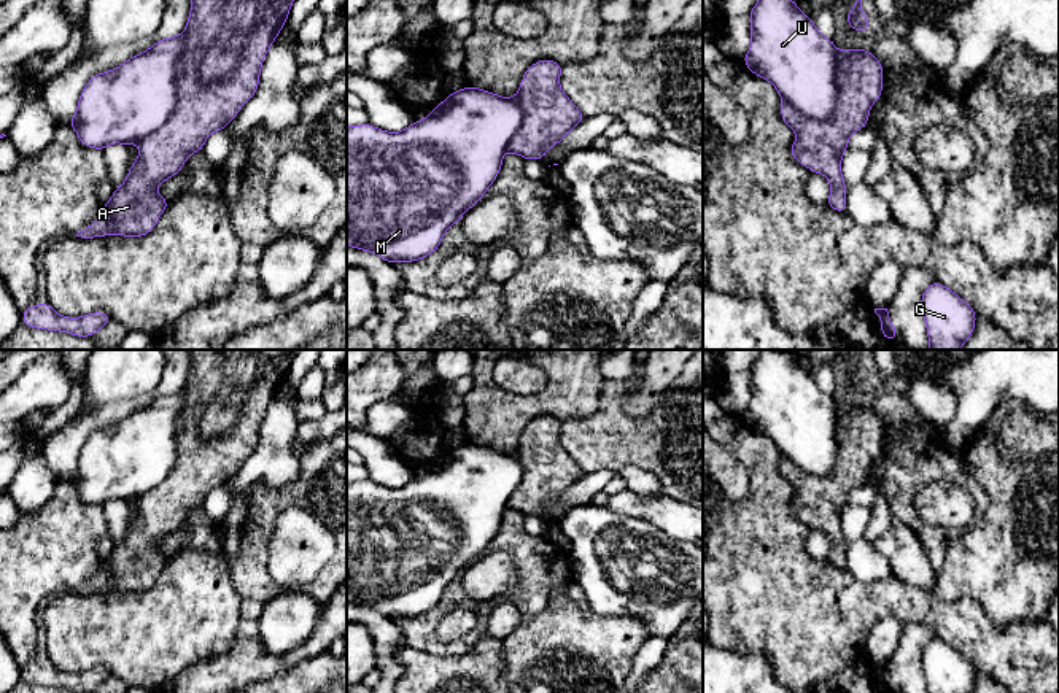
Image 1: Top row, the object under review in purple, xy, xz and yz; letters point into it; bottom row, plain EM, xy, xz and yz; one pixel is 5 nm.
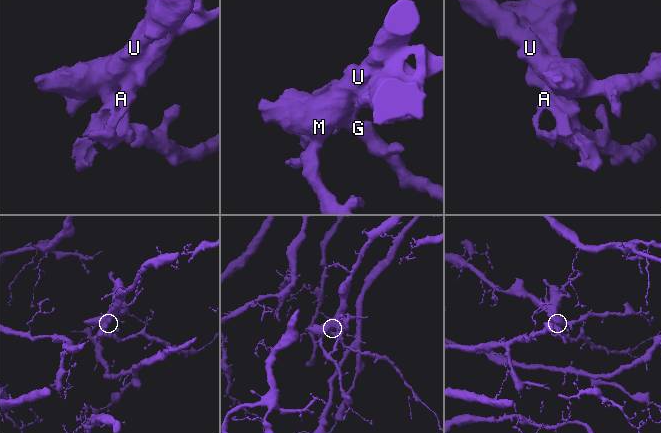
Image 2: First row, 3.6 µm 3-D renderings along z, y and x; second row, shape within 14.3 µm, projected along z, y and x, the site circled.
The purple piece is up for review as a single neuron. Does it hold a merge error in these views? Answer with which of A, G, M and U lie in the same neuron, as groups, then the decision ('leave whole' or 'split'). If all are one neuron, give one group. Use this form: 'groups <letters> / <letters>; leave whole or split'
groups A / G M U; split

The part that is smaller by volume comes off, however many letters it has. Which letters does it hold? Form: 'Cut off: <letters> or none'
Cut off: A

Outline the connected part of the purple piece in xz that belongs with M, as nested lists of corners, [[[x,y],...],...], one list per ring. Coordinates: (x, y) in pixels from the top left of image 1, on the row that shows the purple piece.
[[[466,86],[450,92],[425,119],[396,134],[372,124],[347,126],[347,246],[374,253],[390,264],[421,261],[434,253],[445,232],[480,202],[498,178],[522,116],[518,95],[501,97]]]

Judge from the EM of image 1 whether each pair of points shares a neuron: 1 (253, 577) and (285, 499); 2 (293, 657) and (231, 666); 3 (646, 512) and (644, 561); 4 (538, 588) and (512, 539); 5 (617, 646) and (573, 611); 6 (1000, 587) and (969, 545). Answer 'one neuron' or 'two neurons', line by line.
1: one neuron
2: one neuron
3: two neurons
4: one neuron
5: one neuron
6: one neuron

